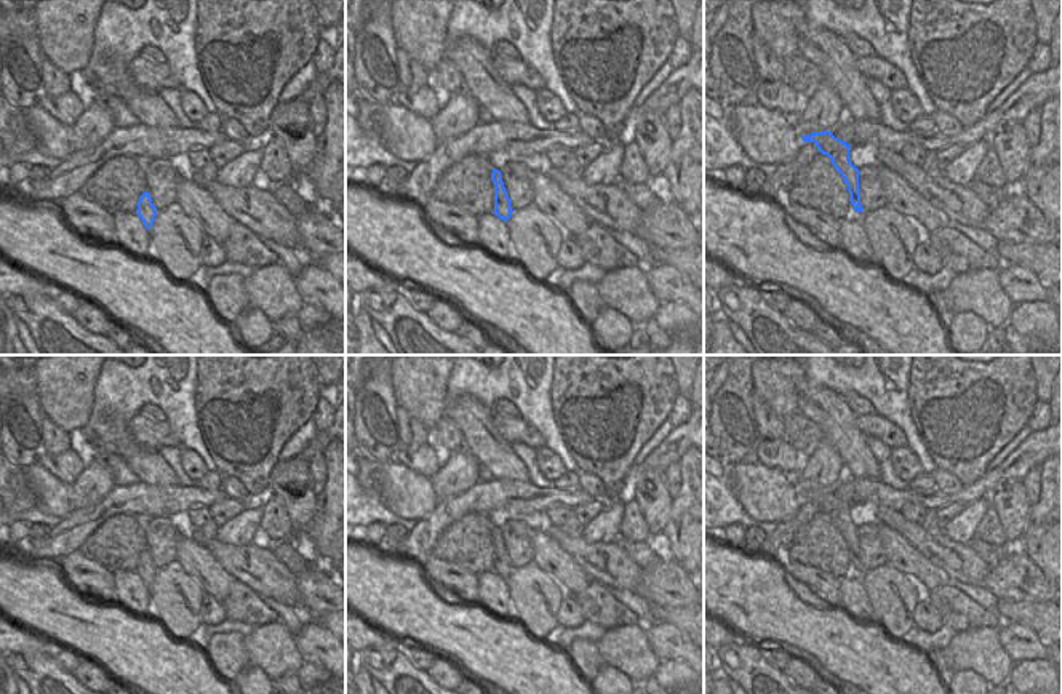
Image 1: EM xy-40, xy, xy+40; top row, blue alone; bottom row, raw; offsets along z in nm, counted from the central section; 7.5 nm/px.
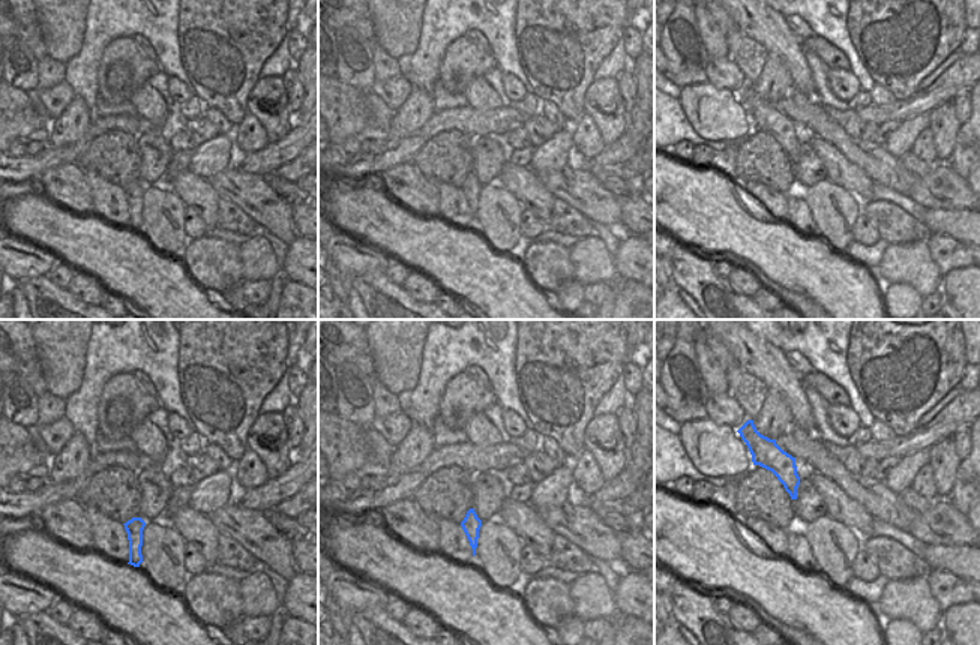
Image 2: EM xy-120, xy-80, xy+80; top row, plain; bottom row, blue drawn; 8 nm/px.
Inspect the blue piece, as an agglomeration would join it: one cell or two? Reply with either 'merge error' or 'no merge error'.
no merge error

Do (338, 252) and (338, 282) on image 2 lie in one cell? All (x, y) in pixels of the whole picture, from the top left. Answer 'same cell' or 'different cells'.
different cells

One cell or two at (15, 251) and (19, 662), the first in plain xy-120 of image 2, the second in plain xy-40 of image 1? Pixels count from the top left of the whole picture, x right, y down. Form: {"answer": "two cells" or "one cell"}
{"answer": "two cells"}

